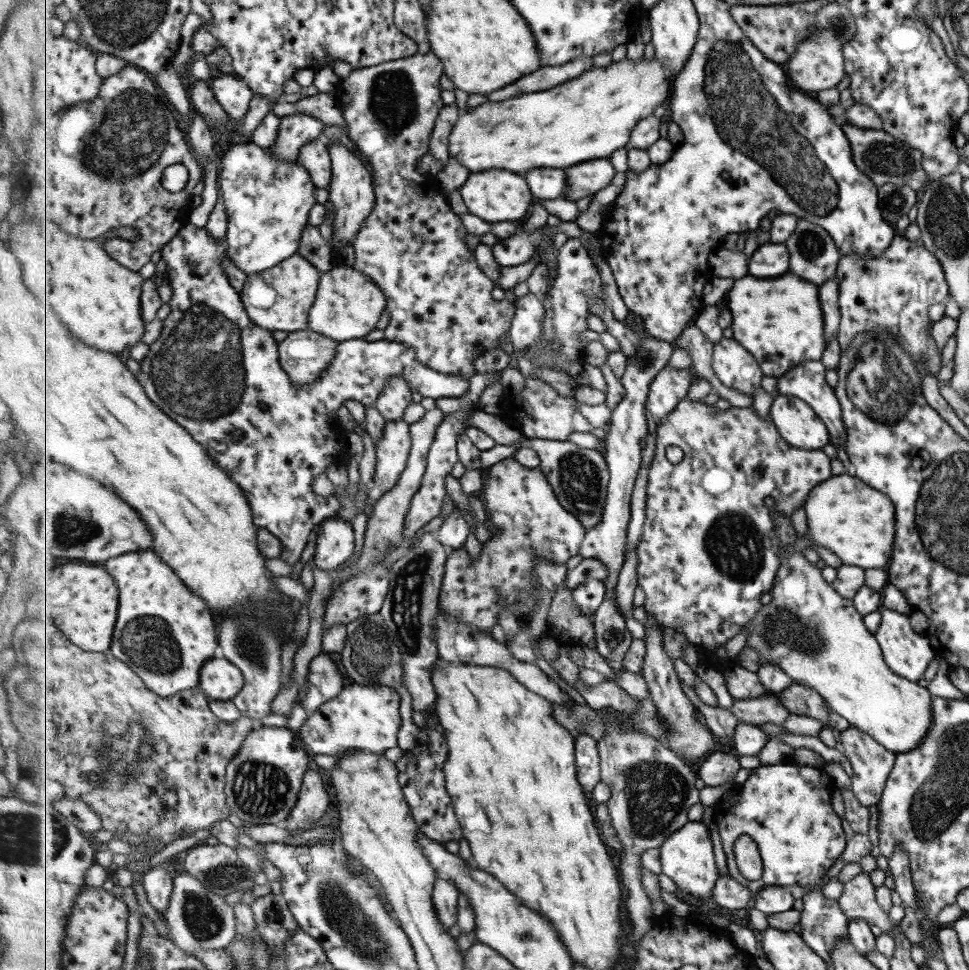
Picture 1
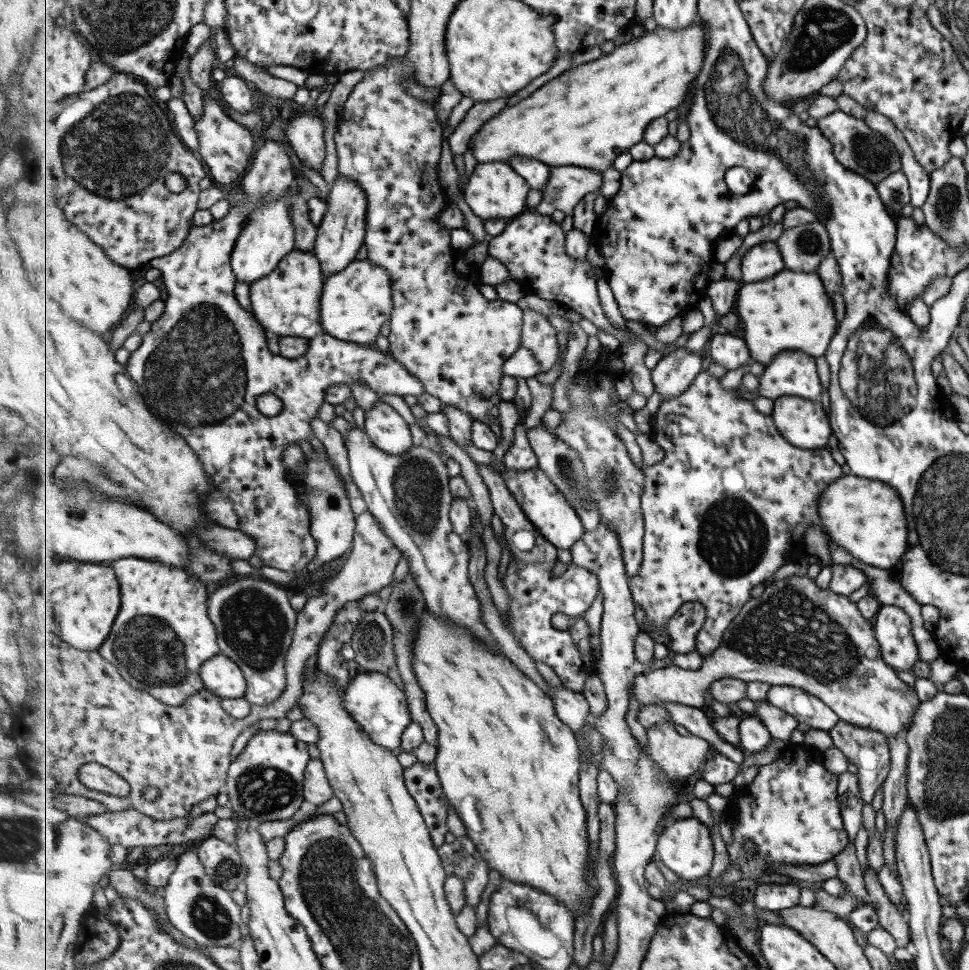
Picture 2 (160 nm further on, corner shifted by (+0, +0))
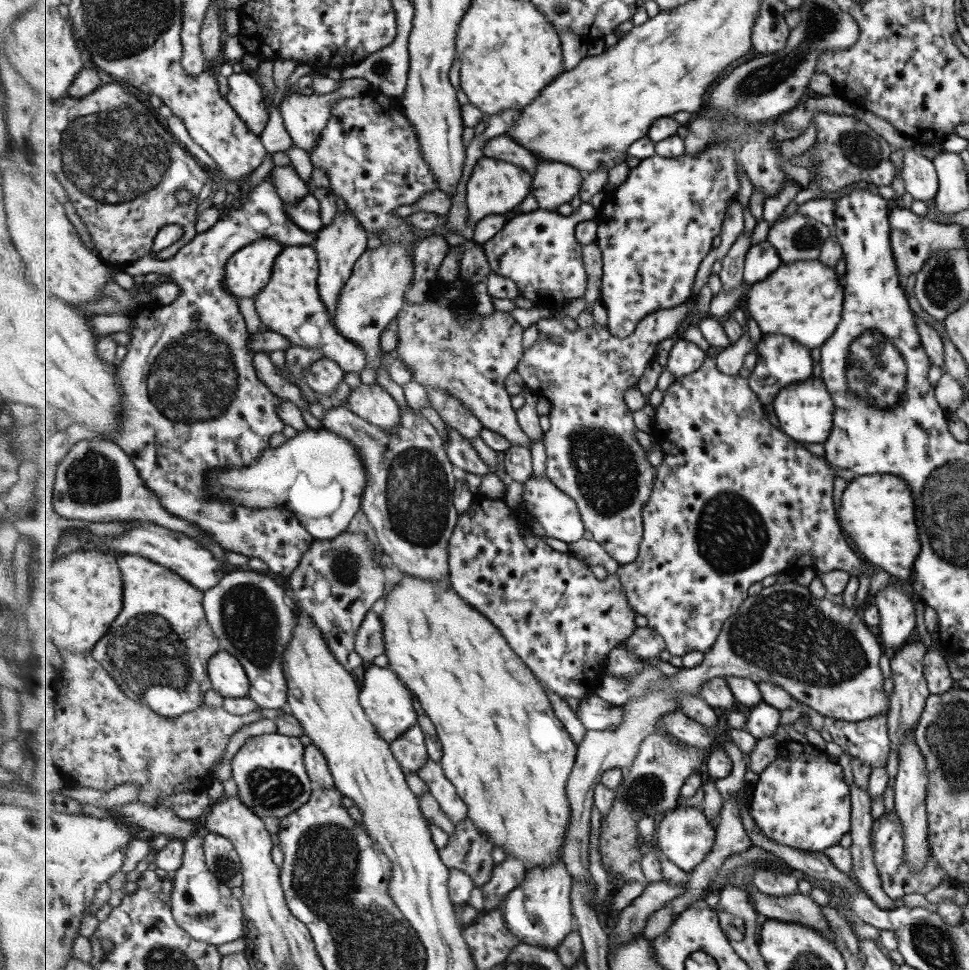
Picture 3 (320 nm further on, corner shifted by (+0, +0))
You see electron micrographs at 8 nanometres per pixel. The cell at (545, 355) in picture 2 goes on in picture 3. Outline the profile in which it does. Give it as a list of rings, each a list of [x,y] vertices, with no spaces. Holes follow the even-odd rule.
[[[735,201],[730,208],[722,228],[722,244],[715,248],[702,262],[698,271],[698,280],[695,283],[694,294],[689,300],[674,309],[665,309],[645,317],[635,329],[635,332],[627,338],[619,338],[611,334],[608,325],[600,326],[593,324],[590,327],[577,327],[576,331],[569,331],[559,318],[541,318],[536,326],[539,332],[539,339],[534,345],[524,352],[522,361],[518,364],[517,371],[523,377],[526,386],[532,389],[538,397],[551,401],[551,408],[547,416],[550,418],[552,427],[543,436],[546,459],[546,475],[555,482],[555,485],[567,494],[571,495],[578,502],[580,513],[586,525],[586,529],[592,533],[592,538],[602,543],[606,551],[611,554],[617,562],[624,564],[637,560],[640,545],[644,537],[643,509],[650,501],[655,487],[655,479],[658,471],[649,462],[649,453],[641,442],[637,440],[638,426],[634,419],[634,412],[629,410],[625,402],[625,392],[629,388],[636,388],[645,374],[647,366],[655,358],[657,346],[663,340],[676,339],[676,334],[685,324],[690,310],[697,304],[699,292],[707,286],[713,264],[717,260],[723,260],[731,251],[733,244],[737,242],[745,230],[745,218],[741,202]]]

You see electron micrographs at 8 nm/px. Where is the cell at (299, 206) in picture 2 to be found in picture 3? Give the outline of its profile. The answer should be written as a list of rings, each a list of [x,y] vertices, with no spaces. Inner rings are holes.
[[[292,164],[274,166],[269,173],[285,203],[291,203],[293,206],[293,203],[298,203],[305,195],[310,194],[309,185]]]

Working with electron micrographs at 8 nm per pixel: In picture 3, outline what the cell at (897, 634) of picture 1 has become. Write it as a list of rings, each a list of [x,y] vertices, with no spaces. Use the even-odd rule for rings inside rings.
[[[887,583],[869,602],[878,610],[880,619],[874,632],[879,642],[884,648],[899,650],[914,634],[915,615],[910,598],[893,583]]]

